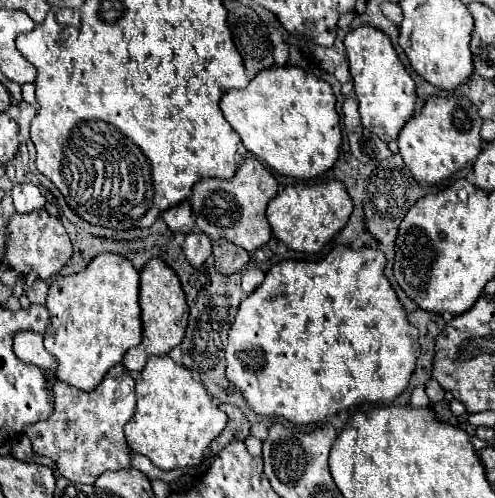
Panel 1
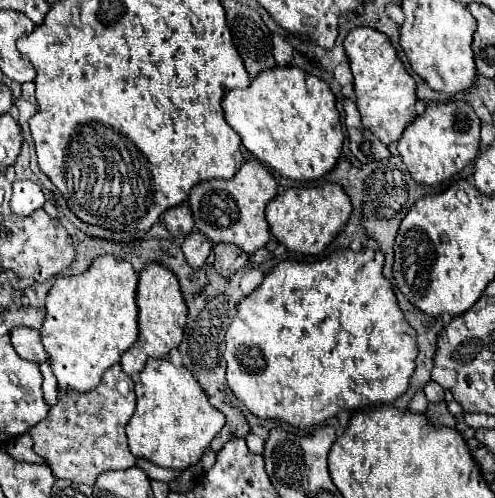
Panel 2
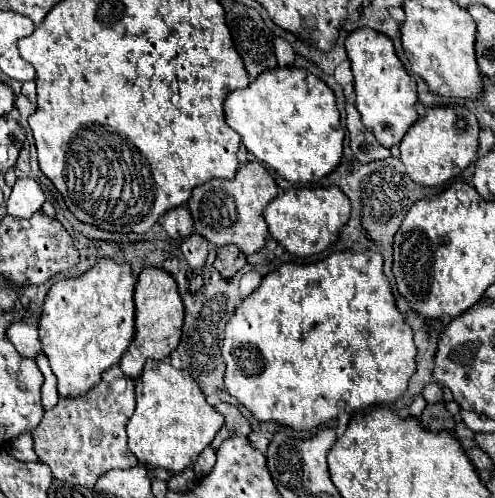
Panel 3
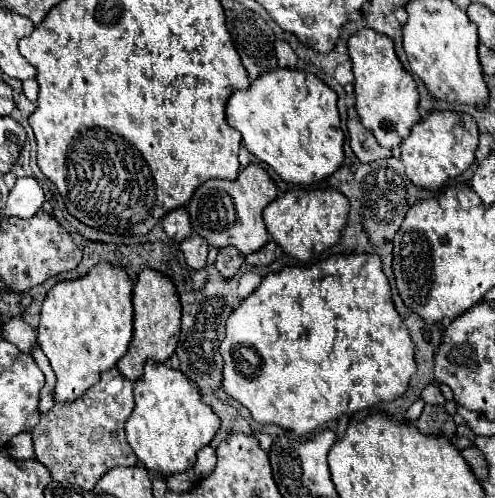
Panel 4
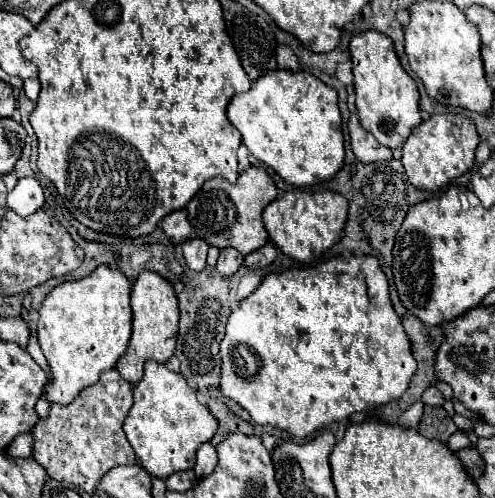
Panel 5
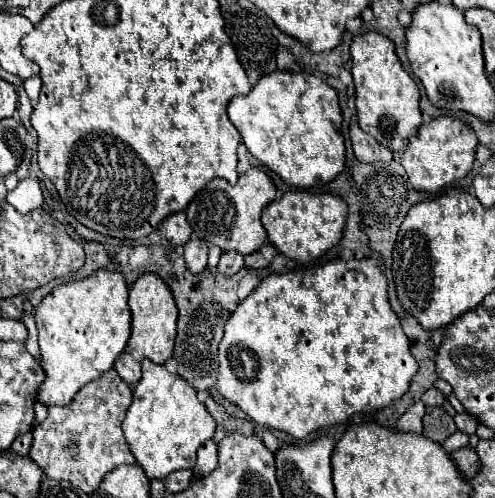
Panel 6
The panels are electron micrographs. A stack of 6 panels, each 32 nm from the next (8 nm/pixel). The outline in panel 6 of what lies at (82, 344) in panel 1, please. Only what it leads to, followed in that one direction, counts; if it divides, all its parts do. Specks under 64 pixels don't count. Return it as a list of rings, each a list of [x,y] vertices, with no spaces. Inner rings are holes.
[[[96,270],[92,276],[60,284],[36,308],[38,342],[46,380],[38,400],[46,406],[70,404],[80,388],[110,370],[130,338],[128,284],[120,272]]]

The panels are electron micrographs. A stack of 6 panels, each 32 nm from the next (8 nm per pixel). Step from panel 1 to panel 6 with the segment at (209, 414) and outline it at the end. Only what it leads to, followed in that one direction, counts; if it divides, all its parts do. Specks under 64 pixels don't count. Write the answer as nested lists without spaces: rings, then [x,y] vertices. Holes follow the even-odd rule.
[[[144,360],[142,380],[134,386],[134,402],[126,412],[122,430],[146,476],[162,480],[176,470],[194,468],[196,450],[214,436],[216,420],[198,402],[196,390],[182,376],[168,372],[152,360]]]

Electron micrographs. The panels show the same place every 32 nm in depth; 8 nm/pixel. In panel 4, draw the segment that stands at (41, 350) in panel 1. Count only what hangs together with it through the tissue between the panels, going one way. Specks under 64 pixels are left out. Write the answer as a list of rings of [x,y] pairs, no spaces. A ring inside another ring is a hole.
[[[20,316],[10,318],[4,324],[4,338],[8,342],[12,342],[20,352],[24,354],[32,354],[32,348],[38,346],[38,332],[36,326],[30,326],[28,322],[24,322]]]

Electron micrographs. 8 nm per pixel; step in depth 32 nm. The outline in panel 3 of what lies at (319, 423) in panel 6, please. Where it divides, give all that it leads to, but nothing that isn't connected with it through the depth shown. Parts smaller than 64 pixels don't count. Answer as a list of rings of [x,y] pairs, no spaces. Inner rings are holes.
[[[366,250],[366,252],[334,252],[332,256],[324,258],[322,262],[316,262],[316,264],[286,262],[286,264],[280,264],[274,272],[266,274],[262,284],[248,298],[242,300],[242,304],[236,308],[236,314],[228,322],[226,336],[224,336],[224,342],[222,342],[222,356],[226,360],[224,382],[226,382],[228,392],[242,406],[246,406],[254,414],[256,420],[260,420],[260,422],[274,420],[274,422],[286,424],[286,426],[290,426],[294,430],[312,430],[312,428],[336,418],[340,410],[354,412],[354,410],[360,410],[360,408],[366,408],[366,406],[390,404],[398,396],[402,396],[406,392],[408,380],[416,370],[414,332],[404,322],[404,316],[396,308],[396,300],[394,300],[390,282],[382,274],[382,264],[384,264],[382,254],[374,252],[374,250]]]

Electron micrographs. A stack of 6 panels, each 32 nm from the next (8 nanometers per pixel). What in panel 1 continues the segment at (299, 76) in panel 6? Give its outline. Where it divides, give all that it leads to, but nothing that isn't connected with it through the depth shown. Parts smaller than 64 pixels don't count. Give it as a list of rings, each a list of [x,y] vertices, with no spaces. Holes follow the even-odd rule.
[[[272,66],[260,70],[246,88],[228,90],[220,108],[238,132],[246,150],[282,176],[314,178],[332,168],[342,144],[336,98],[328,82],[306,74],[298,66]]]

